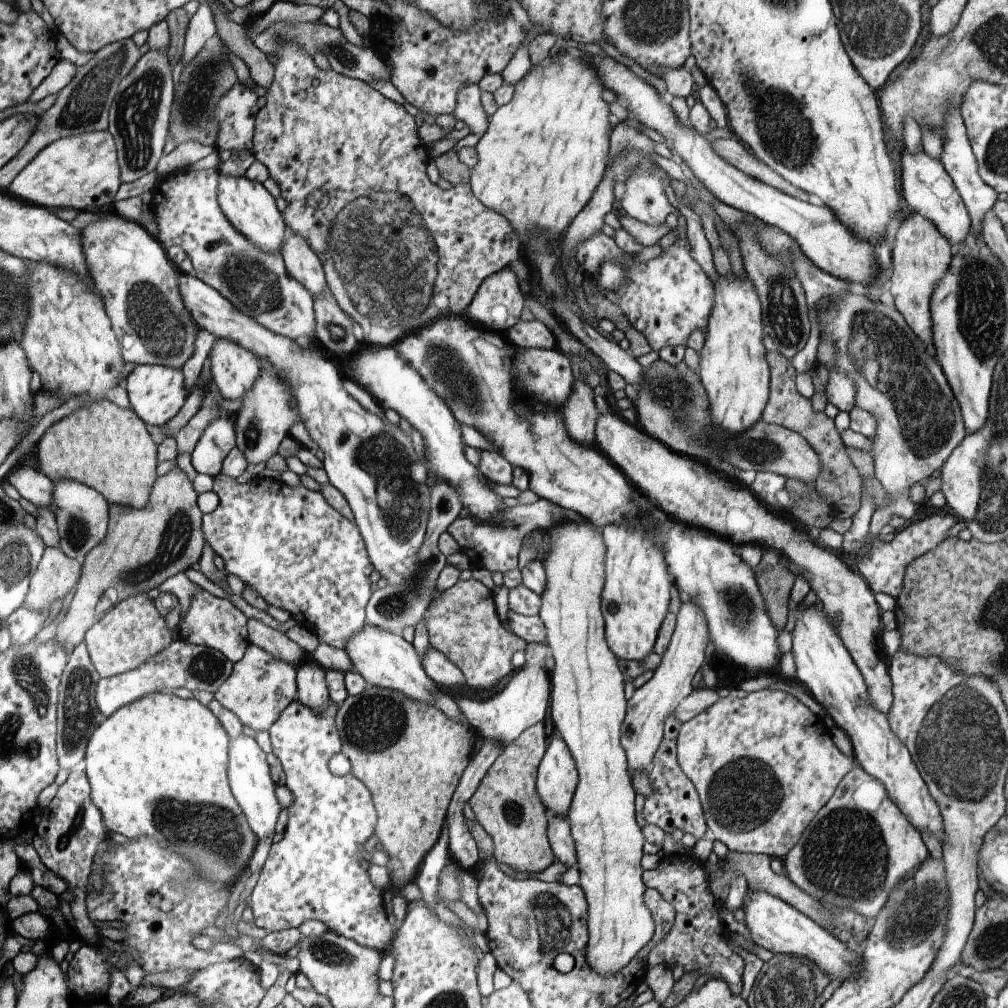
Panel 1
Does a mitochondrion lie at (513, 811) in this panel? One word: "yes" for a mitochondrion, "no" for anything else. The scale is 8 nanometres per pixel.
yes

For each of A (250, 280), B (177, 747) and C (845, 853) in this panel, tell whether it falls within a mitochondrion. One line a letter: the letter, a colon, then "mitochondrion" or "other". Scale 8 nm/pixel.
A: mitochondrion
B: other
C: mitochondrion

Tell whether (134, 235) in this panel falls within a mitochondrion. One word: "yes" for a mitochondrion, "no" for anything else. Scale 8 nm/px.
no

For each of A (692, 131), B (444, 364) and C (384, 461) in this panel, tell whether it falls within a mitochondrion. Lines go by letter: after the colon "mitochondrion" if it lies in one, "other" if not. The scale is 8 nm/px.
A: other
B: mitochondrion
C: mitochondrion

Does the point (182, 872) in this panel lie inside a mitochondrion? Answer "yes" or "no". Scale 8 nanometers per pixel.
yes

